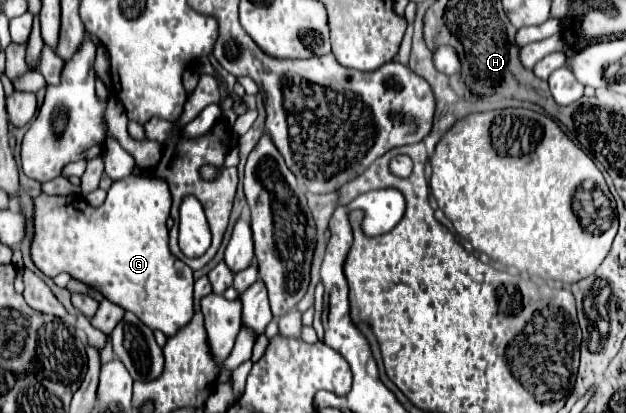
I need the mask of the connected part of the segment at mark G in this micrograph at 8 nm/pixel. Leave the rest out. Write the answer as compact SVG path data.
M131 174L113 182L105 202L93 208L83 196L47 196L41 194L35 200L35 238L31 256L37 268L55 278L59 272L69 272L99 292L105 298L119 304L125 310L135 312L149 328L161 330L165 336L175 336L195 314L193 308L193 270L169 252L167 218L171 212L169 184L149 174Z

